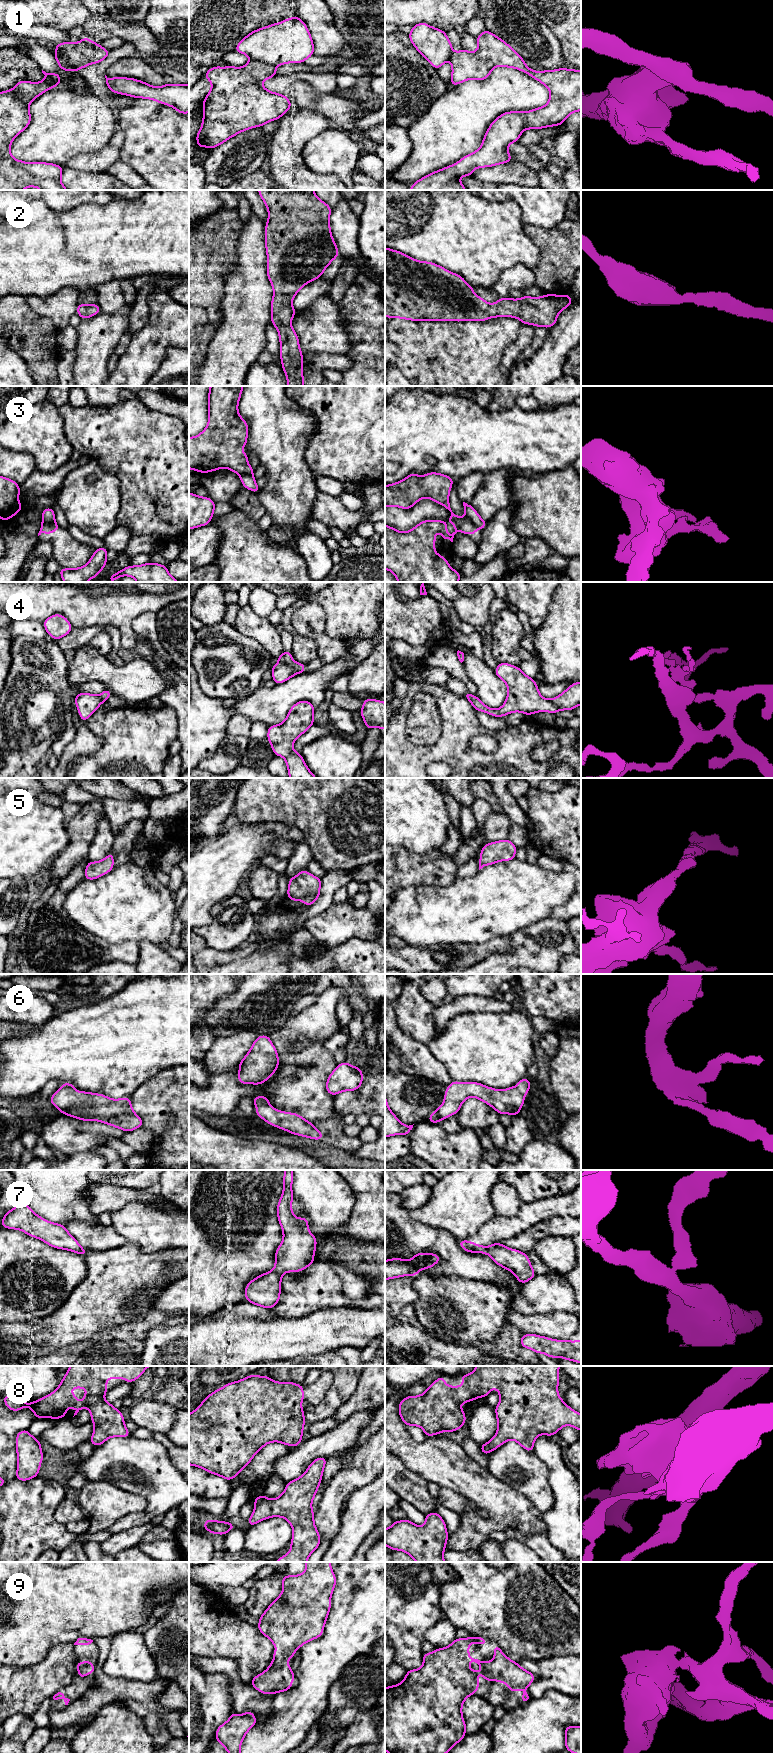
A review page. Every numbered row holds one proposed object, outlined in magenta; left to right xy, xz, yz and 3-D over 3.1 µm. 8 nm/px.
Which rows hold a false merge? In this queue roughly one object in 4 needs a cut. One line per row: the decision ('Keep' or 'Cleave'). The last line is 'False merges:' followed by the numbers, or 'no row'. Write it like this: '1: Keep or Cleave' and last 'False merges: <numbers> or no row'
1: Cleave
2: Keep
3: Cleave
4: Cleave
5: Keep
6: Keep
7: Cleave
8: Keep
9: Keep
False merges: 1, 3, 4, 7

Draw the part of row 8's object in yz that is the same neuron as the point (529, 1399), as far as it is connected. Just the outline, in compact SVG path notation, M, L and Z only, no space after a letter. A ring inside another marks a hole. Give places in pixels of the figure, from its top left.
M476 1366L475 1370L467 1375L461 1375L463 1386L448 1386L441 1375L427 1390L418 1396L407 1396L399 1402L399 1415L406 1426L421 1427L426 1437L443 1433L444 1431L455 1432L466 1422L465 1412L460 1405L471 1402L477 1398L491 1394L490 1388L499 1390L500 1401L495 1407L497 1416L497 1433L487 1443L480 1445L483 1454L488 1455L508 1440L515 1440L528 1452L533 1452L534 1441L541 1435L553 1436L564 1426L570 1425L581 1431L581 1414L570 1408L558 1394L560 1381L558 1371L561 1366Z

